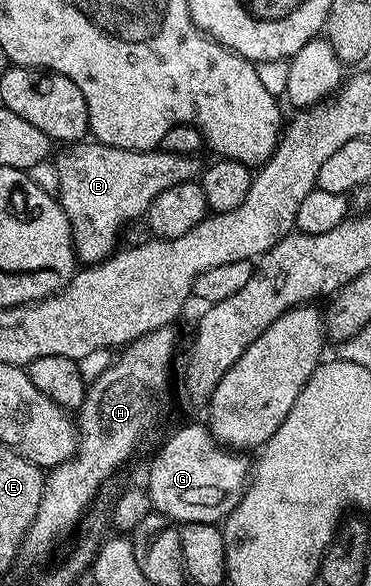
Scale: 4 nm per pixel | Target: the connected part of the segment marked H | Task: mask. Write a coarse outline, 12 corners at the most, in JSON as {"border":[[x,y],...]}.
{"border":[[173,326],[89,380],[78,452],[49,468],[25,554],[46,555],[157,425]]}

